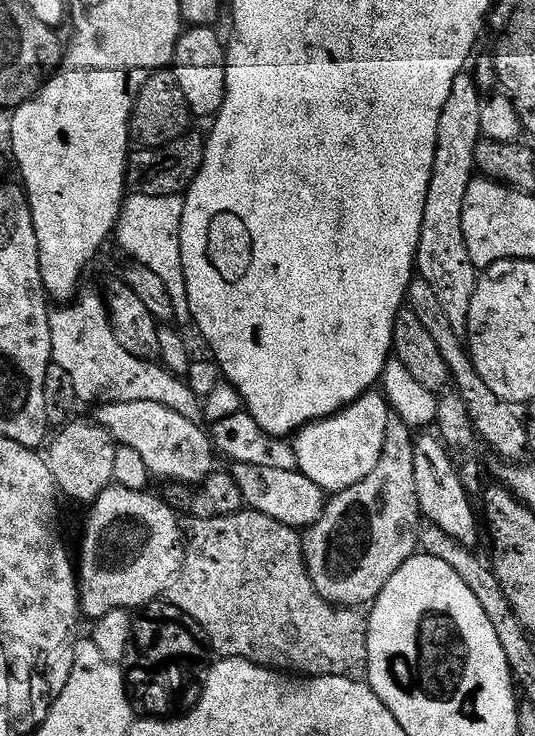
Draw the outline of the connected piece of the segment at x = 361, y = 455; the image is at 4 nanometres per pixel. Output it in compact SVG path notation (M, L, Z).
M379 391L364 393L353 404L341 408L335 416L317 420L315 424L305 424L294 436L294 449L297 456L298 471L318 485L325 494L335 494L362 482L378 466L378 458L382 454L382 446L386 442L386 430L390 421L388 408L380 400Z

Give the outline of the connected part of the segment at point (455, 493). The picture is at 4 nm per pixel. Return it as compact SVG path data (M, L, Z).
M428 434L415 441L414 448L414 486L416 487L416 493L418 494L418 502L420 503L420 511L423 519L428 520L429 525L435 526L439 531L447 534L452 540L456 540L458 543L465 546L472 546L472 543L476 540L476 520L478 524L478 516L472 513L472 506L468 502L470 500L469 493L467 493L460 482L460 475L456 466L452 462L451 456L448 454L447 448L439 439L433 438L431 440Z

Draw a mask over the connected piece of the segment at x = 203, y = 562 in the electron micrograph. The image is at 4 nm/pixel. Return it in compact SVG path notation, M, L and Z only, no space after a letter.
M251 510L207 521L203 527L204 532L187 541L184 566L174 581L170 600L203 633L217 657L248 660L259 668L271 668L300 678L347 676L350 680L363 681L367 677L368 622L365 613L327 604L318 590L314 590L304 561L302 536L297 529Z

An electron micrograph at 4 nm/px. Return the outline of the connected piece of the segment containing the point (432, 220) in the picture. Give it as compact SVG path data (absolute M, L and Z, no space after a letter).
M468 74L456 76L450 86L450 98L446 98L446 106L438 122L436 157L426 194L420 241L416 251L415 271L419 279L428 282L431 290L434 290L435 297L438 298L438 303L450 322L452 332L456 334L467 329L470 302L474 298L478 279L478 269L466 250L462 234L462 202L466 202L466 190L471 186L478 168L476 153L482 140L481 103L482 92L476 87L475 79Z

